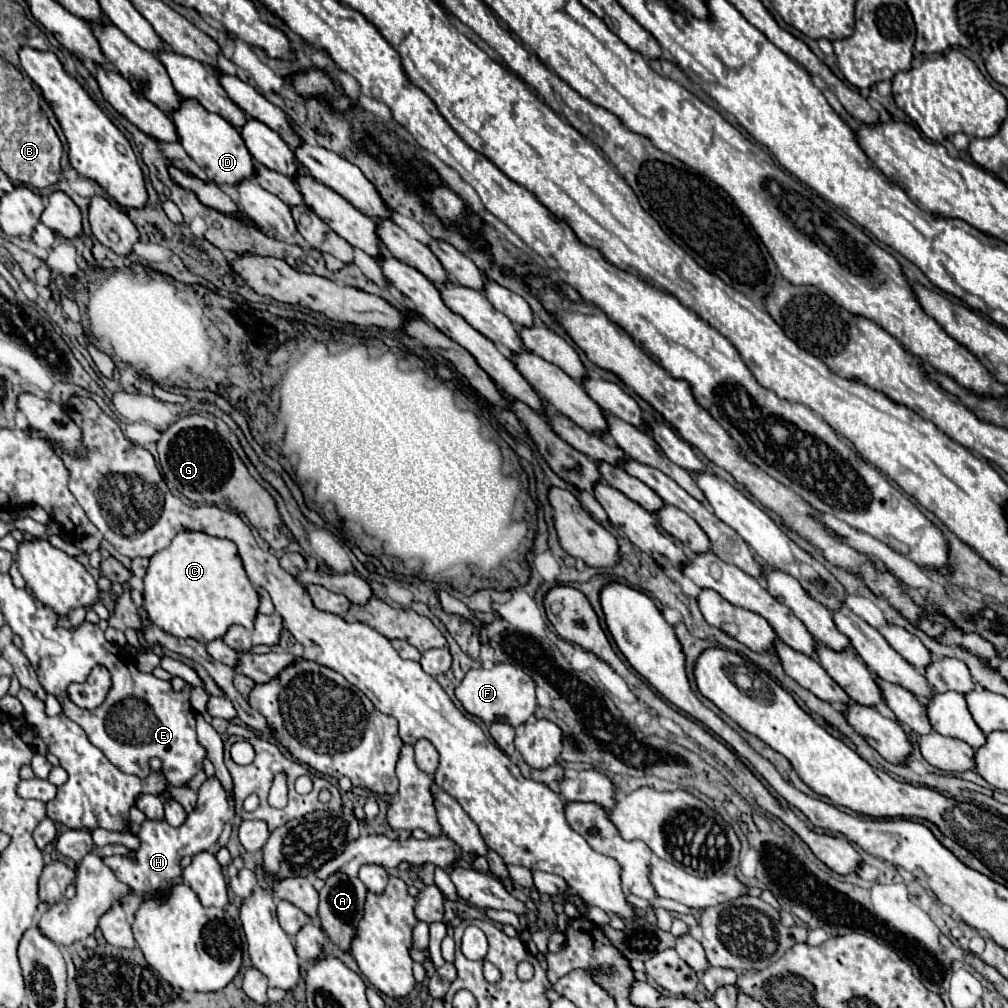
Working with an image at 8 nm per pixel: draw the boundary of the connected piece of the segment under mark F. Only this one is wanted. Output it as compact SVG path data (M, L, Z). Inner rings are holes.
M499 663L491 669L471 669L471 673L467 673L463 683L457 687L455 695L467 713L483 719L485 723L495 721L495 717L505 717L501 721L517 727L525 723L527 717L533 715L537 709L535 681L523 669L509 663Z

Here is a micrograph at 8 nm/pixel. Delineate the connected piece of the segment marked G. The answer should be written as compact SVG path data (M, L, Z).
M187 415L169 425L167 431L161 433L157 441L161 473L173 493L187 497L191 503L213 503L213 505L229 505L243 513L249 523L259 531L259 535L273 547L285 549L289 545L289 537L281 535L281 515L275 507L273 497L249 475L247 467L231 447L227 439L223 439L215 423L201 415Z

